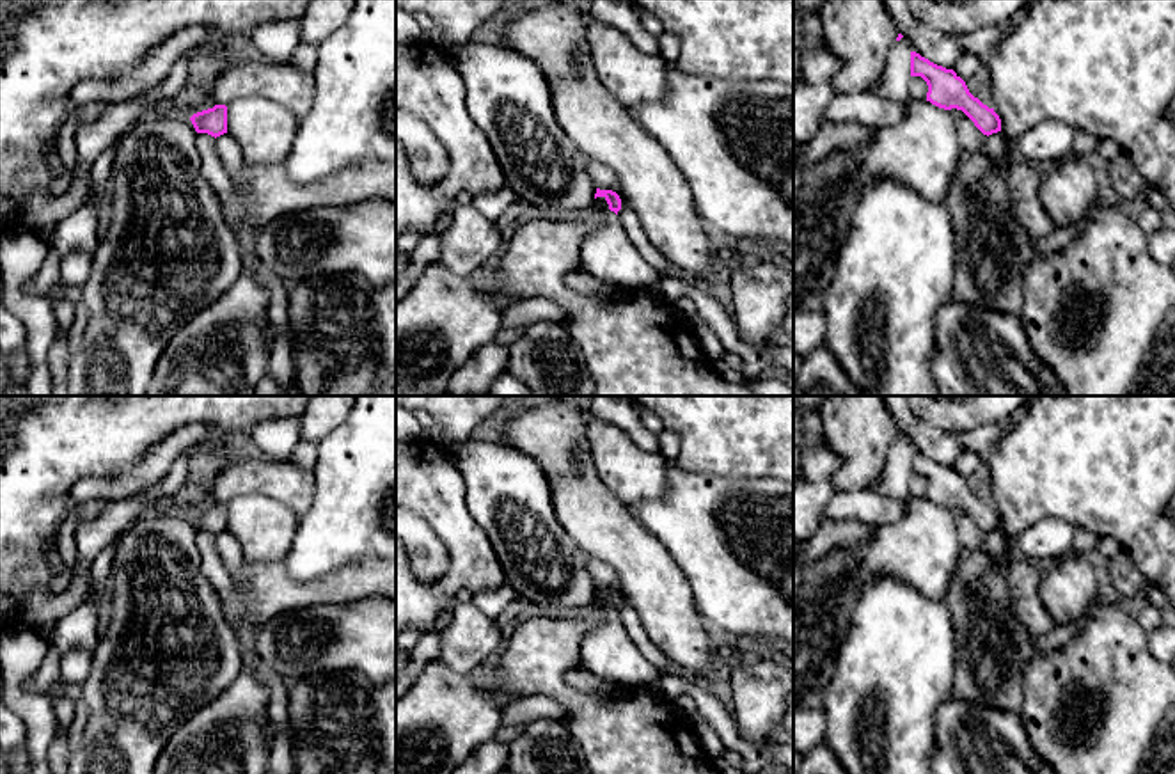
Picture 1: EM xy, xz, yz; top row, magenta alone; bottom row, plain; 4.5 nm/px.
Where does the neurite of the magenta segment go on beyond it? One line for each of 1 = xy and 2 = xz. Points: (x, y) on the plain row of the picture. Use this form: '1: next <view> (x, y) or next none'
1: next none
2: next none

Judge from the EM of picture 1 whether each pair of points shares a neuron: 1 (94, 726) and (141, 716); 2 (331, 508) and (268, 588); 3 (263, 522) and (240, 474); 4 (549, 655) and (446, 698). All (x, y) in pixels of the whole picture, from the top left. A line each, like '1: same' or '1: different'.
1: same
2: different
3: different
4: different

